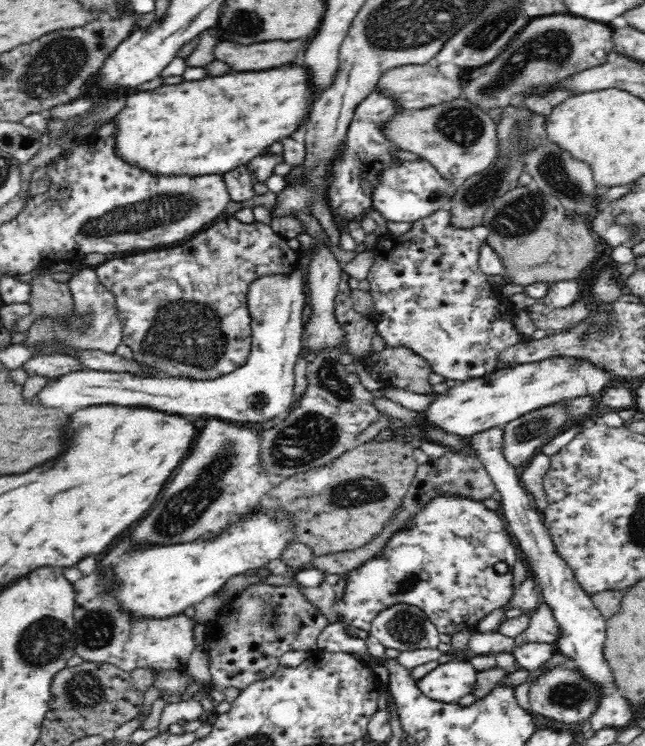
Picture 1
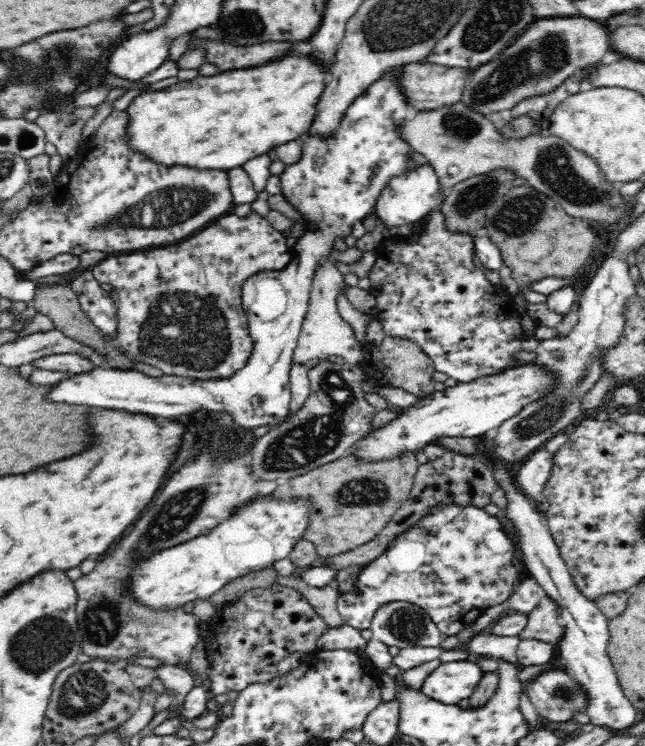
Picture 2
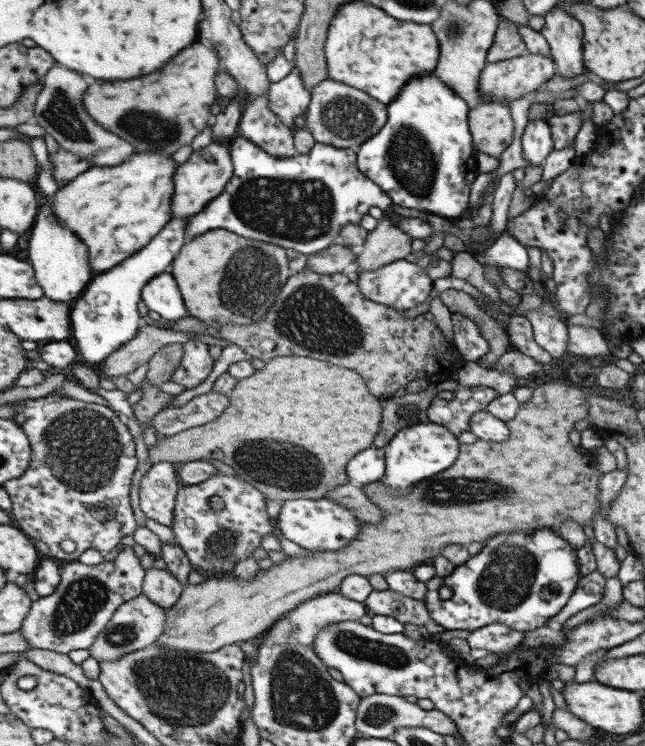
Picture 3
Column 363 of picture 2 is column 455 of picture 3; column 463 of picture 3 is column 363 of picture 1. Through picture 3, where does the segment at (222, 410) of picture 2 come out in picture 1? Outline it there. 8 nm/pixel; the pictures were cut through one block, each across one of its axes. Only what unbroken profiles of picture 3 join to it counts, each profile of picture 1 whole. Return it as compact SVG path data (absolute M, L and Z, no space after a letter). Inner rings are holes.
M373 91L368 98L365 98L358 108L350 128L348 128L348 138L346 138L346 148L340 160L334 164L334 180L328 190L328 203L332 207L334 218L342 215L348 222L353 220L366 208L372 207L371 196L373 186L377 183L377 176L390 163L400 162L400 160L390 159L388 152L395 150L393 146L383 137L379 131L379 124L386 119L392 118L400 110L394 107L394 103L387 96L382 96L379 92Z

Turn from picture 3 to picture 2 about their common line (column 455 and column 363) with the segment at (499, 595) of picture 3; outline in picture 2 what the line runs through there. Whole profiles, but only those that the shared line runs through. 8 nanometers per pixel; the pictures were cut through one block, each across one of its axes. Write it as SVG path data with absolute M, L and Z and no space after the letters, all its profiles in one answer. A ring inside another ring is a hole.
M436 503L431 507L424 518L394 537L378 558L365 564L358 572L352 590L338 597L337 609L344 624L359 631L366 630L371 627L370 623L378 608L403 601L423 608L441 633L452 636L470 628L488 608L510 599L518 576L514 567L516 539L508 534L501 515L492 516L484 507L472 503Z

